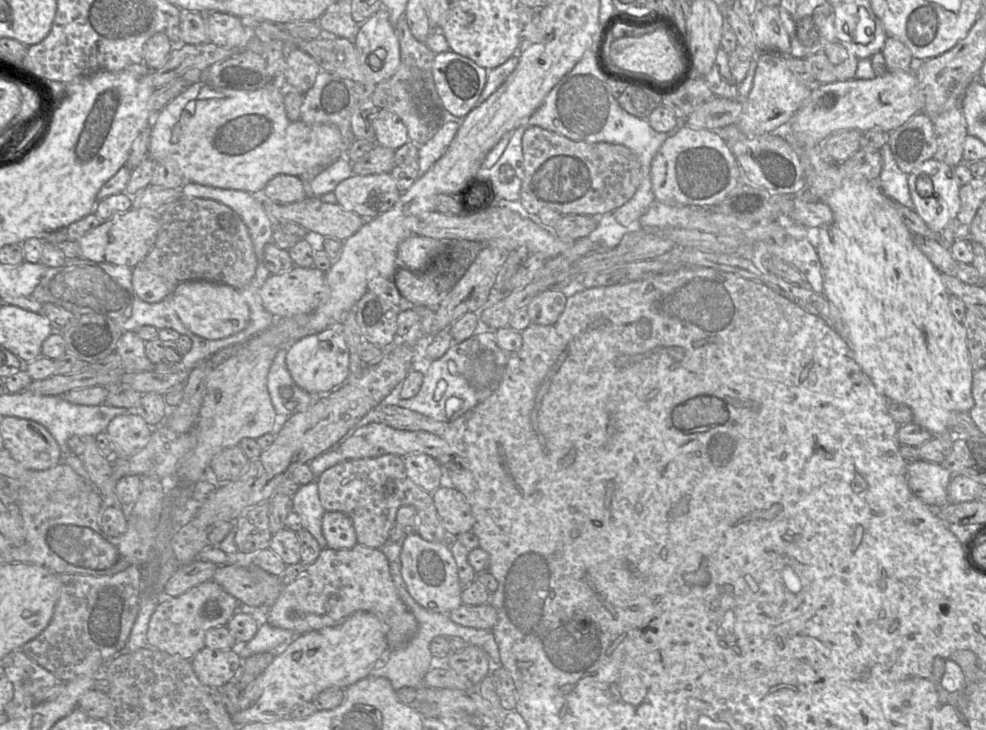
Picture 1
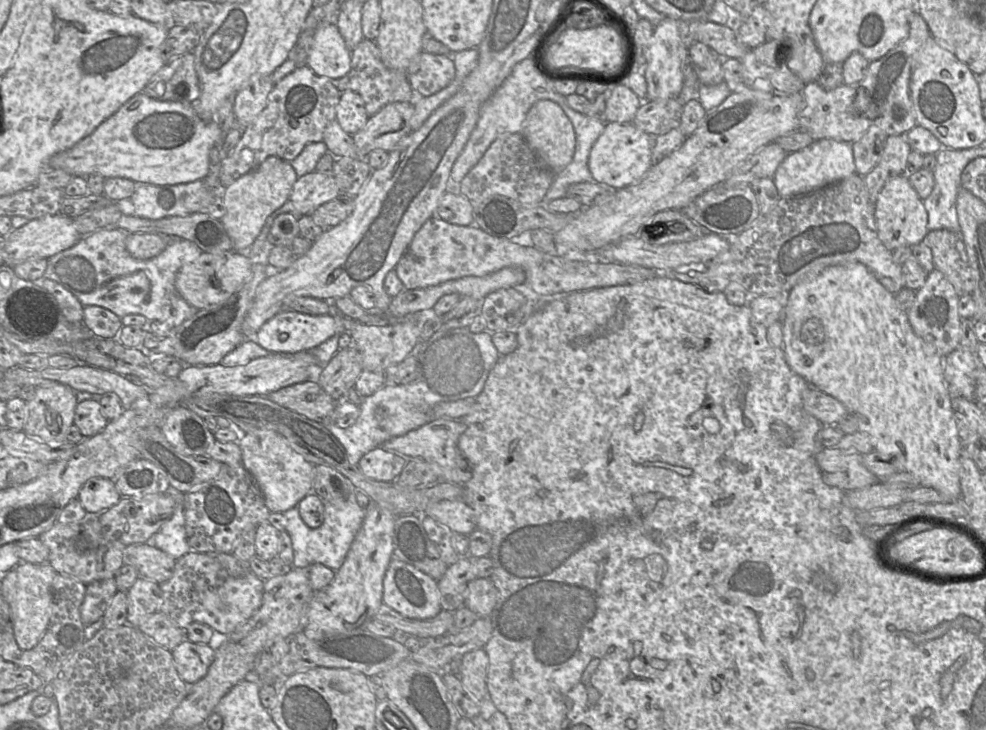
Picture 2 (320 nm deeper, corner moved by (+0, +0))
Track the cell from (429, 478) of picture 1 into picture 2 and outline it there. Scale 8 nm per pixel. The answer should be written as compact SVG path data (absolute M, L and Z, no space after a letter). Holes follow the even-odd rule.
M379 446L366 453L358 462L358 469L368 478L392 482L402 472L407 459Z

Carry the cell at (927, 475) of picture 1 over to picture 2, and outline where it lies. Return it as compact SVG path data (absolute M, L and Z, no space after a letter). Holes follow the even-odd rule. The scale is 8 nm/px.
M823 447L816 461L824 482L843 491L871 486L879 479L863 465L862 454L858 451Z

